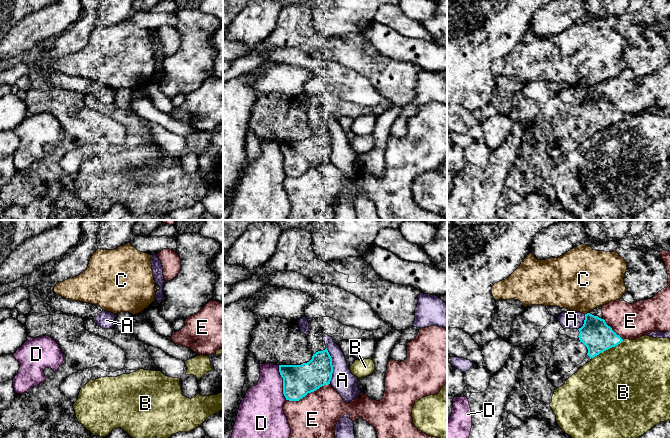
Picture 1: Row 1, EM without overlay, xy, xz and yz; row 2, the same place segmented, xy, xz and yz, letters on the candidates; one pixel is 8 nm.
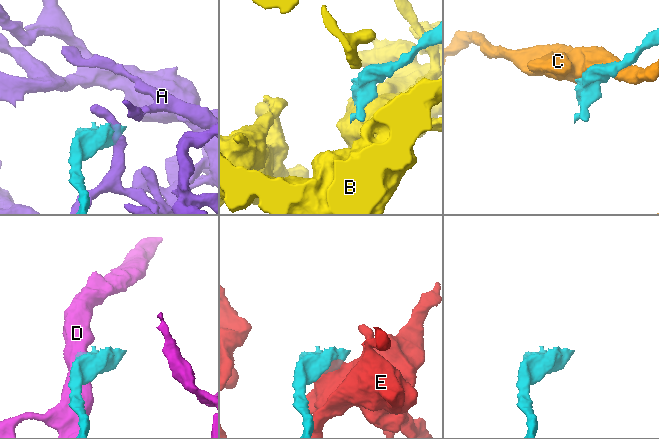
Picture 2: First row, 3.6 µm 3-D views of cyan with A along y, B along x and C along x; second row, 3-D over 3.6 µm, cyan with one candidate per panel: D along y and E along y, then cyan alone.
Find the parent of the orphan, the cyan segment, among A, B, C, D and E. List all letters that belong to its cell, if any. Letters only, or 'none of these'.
none of these

